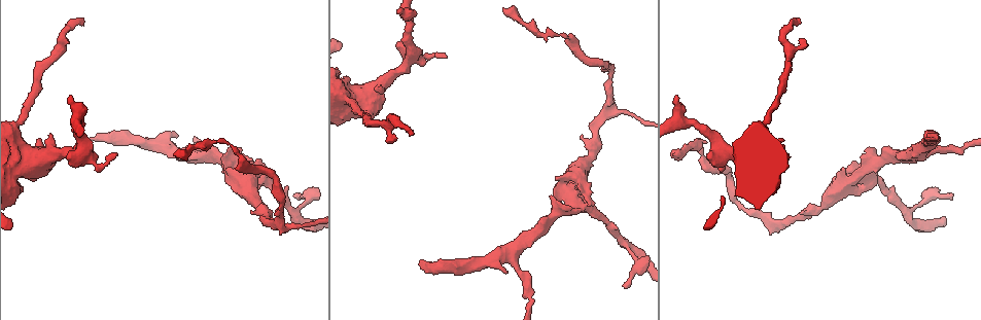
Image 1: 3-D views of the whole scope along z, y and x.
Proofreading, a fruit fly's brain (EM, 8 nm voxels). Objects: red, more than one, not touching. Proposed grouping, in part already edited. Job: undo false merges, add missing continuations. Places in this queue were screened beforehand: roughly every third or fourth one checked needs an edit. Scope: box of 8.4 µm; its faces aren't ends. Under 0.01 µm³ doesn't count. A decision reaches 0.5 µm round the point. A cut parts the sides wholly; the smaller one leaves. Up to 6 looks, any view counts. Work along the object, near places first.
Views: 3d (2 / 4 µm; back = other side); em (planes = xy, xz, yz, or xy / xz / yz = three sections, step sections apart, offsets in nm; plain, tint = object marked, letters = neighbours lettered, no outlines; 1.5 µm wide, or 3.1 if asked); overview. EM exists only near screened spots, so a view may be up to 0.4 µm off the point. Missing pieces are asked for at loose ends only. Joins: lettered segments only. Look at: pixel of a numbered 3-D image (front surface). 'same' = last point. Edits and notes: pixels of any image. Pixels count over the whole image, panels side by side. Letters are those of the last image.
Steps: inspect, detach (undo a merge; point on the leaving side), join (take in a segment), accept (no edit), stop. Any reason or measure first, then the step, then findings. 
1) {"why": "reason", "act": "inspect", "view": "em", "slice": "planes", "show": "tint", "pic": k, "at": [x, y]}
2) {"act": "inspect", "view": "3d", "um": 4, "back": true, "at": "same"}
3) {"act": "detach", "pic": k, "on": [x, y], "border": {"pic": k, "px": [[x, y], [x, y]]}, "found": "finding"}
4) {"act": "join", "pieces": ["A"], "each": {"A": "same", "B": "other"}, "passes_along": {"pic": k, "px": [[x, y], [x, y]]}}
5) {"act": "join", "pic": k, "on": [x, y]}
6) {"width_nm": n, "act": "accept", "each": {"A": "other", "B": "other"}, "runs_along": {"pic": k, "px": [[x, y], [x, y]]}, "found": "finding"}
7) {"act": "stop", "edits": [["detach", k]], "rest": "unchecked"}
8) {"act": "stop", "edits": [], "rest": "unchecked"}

{"act": "inspect", "view": "3d", "um": 4, "pic": 1, "at": [92, 138]}

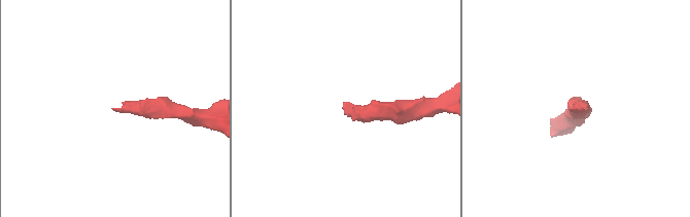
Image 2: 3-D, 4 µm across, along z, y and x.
{"act": "inspect", "view": "em", "slice": "planes", "show": "tint", "pic": 2, "at": [572, 110]}

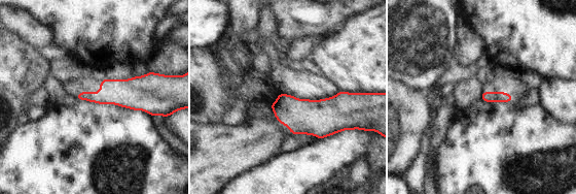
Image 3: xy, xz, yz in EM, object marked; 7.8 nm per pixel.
{"why": "what lies round it", "act": "inspect", "view": "em", "slice": "planes", "show": "letters", "at": "same"}

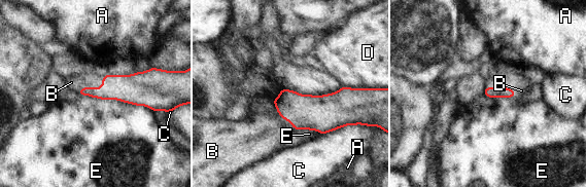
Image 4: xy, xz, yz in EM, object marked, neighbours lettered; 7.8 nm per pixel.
{"longest_contact_nm": ["E", 550], "act": "join", "pic": 4, "on": [262, 135], "each": {"A": "other", "B": "same", "C": "other", "D": "other", "E": "other"}, "found": "the cell continues"}

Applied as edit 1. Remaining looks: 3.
{"why": "an open end", "act": "inspect", "view": "em", "slice": "planes", "show": "letters", "pic": 1, "at": [950, 197]}

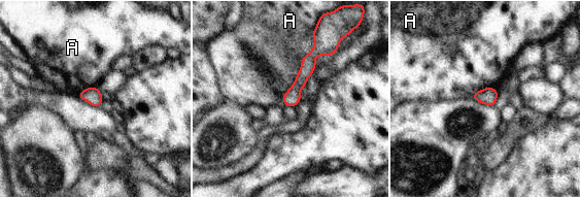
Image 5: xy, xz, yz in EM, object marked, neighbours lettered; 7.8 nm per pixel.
{"act": "accept", "each": {"A": "other"}, "border": {"pic": 5, "px": [[492, 86], [480, 89], [471, 96]]}, "found": "none of them fits"}

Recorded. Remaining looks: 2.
{"act": "stop", "edits": [["join", 4]], "rest": "unchecked"}

